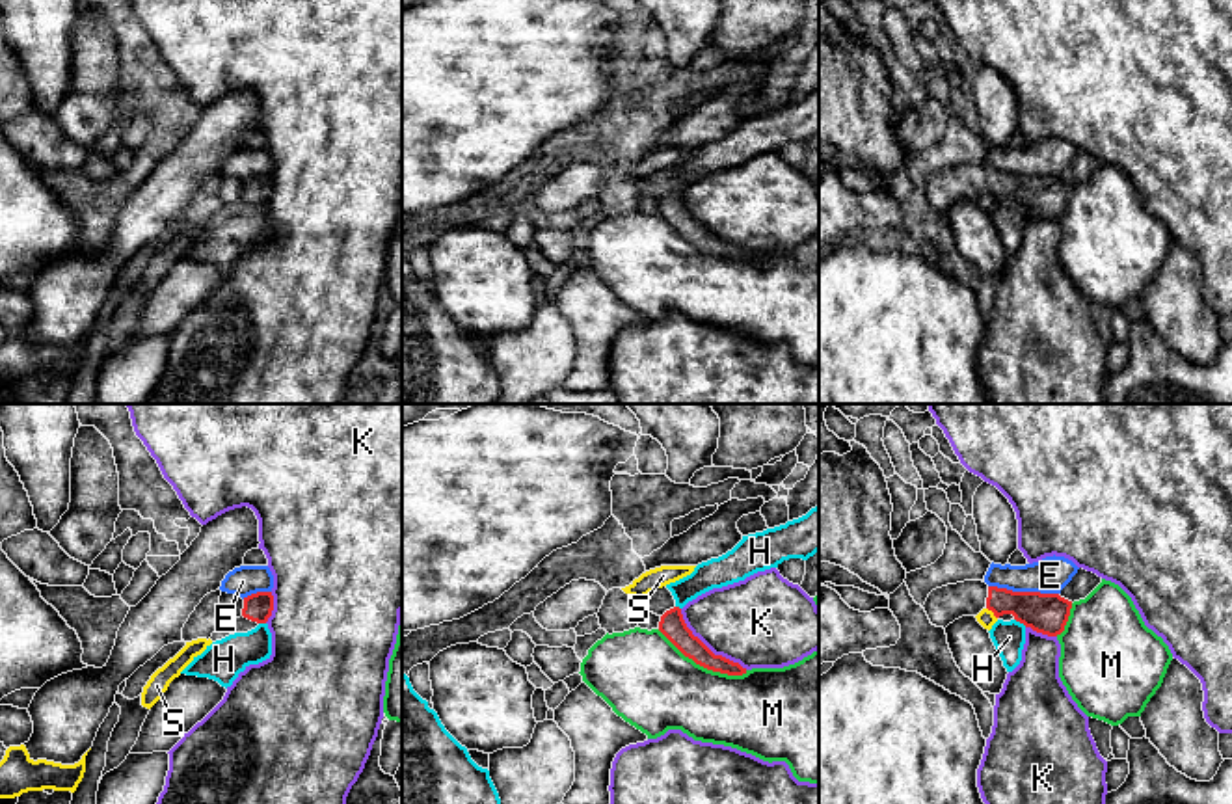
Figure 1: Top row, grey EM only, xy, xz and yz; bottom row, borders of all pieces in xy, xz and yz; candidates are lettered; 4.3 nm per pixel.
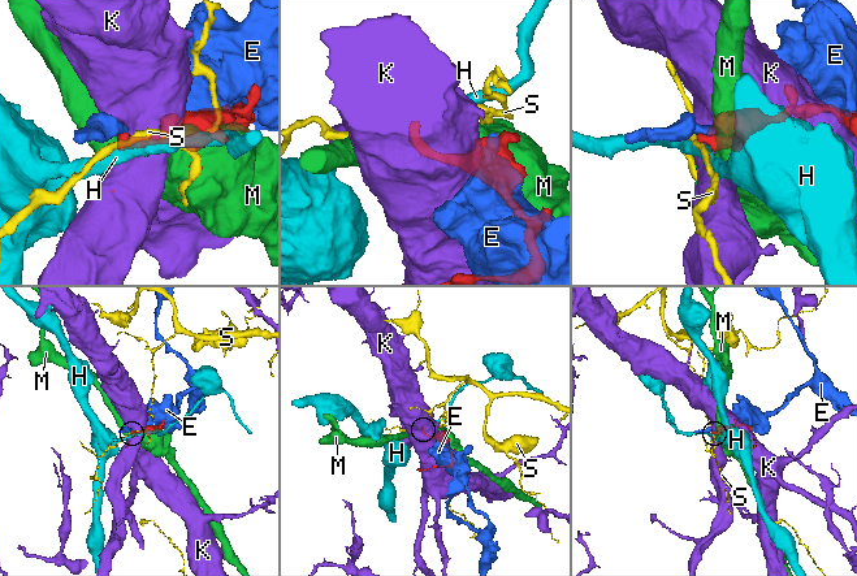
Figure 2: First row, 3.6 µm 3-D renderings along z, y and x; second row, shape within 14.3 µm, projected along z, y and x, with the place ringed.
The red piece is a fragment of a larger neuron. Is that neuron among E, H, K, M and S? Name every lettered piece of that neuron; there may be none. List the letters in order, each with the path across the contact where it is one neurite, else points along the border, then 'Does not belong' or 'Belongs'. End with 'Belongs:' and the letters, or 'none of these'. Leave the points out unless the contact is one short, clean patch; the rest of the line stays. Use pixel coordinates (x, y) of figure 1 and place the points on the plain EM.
E: Does not belong
H: Boundary: yz (1015, 201), (1026, 209). Does not belong
K: Does not belong
M: Does not belong
S: Boundary: yz (987, 190), (996, 201). Does not belong
Belongs: none of these

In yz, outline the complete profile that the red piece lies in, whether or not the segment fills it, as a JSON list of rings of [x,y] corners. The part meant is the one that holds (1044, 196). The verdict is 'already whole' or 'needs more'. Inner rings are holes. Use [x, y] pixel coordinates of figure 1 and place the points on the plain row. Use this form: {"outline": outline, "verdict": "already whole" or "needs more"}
{"outline": [[[964,164],[932,173],[923,192],[931,207],[944,212],[962,199],[977,199],[988,192],[996,201],[1012,197],[1037,216],[1057,220],[1065,214],[1072,184],[1059,177],[1012,175],[983,164]]], "verdict": "needs more"}

